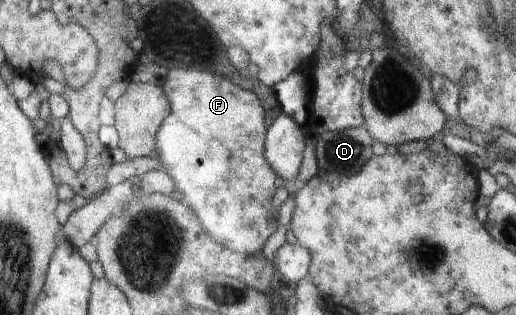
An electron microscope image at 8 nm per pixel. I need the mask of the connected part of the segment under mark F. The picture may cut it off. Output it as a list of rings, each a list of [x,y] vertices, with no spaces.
[[[173,68],[161,80],[162,88],[172,106],[170,116],[158,130],[158,156],[164,172],[174,180],[176,190],[182,194],[182,204],[194,210],[202,220],[206,234],[228,250],[240,254],[258,254],[278,227],[278,212],[274,210],[276,172],[264,158],[264,134],[267,134],[266,116],[254,92],[238,88],[214,72],[200,72]]]

